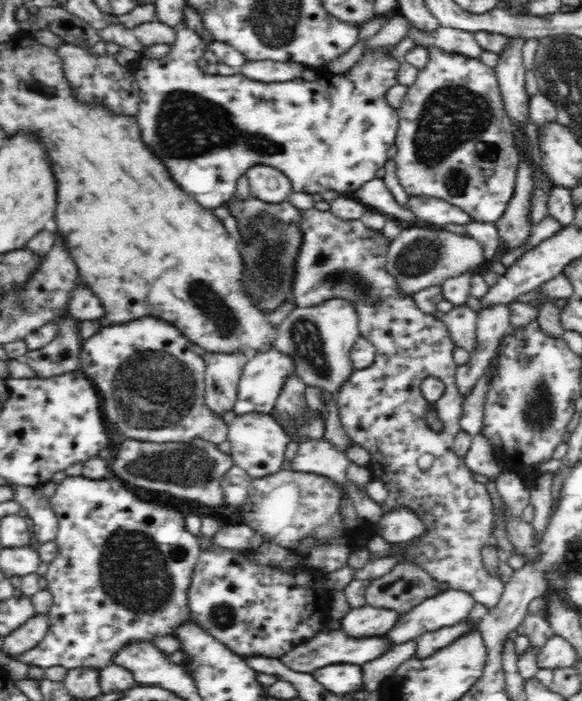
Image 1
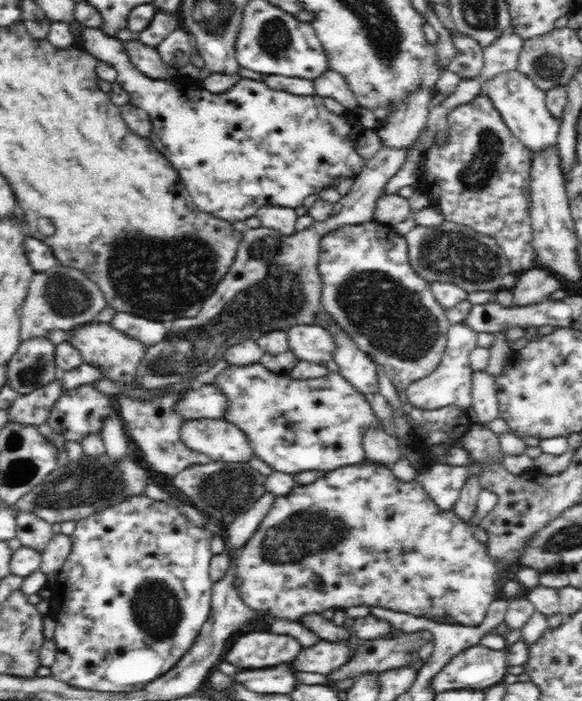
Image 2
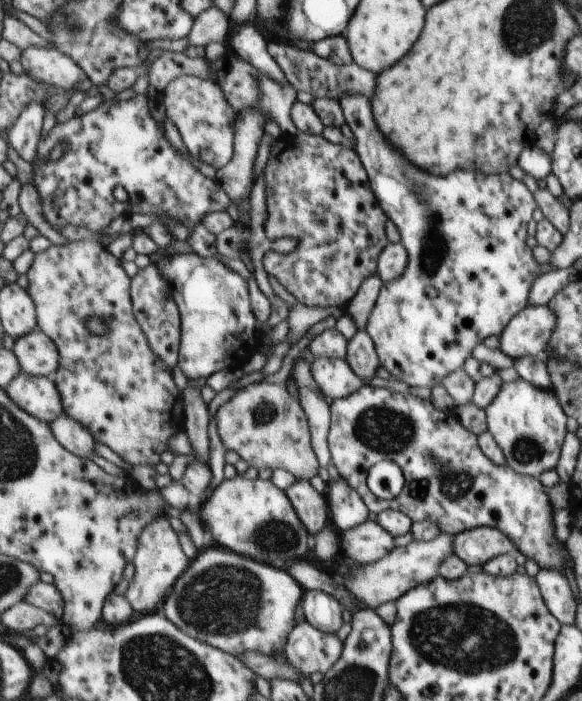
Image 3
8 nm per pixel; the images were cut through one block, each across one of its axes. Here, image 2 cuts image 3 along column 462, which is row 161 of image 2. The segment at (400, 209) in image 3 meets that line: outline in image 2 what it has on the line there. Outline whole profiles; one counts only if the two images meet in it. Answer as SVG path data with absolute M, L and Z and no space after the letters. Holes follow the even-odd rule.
M80 23L67 25L73 36L78 36L83 42L82 51L116 69L116 83L128 93L130 104L146 111L152 121L150 141L178 171L193 205L211 217L234 223L254 217L264 206L302 207L305 198L324 187L333 186L336 178L345 176L354 180L366 164L357 148L357 142L365 133L360 121L354 122L350 118L340 118L332 112L326 112L320 96L294 96L250 78L241 78L223 94L213 94L197 85L182 90L174 81L155 80L138 71L117 37L110 38L99 28L85 27Z

